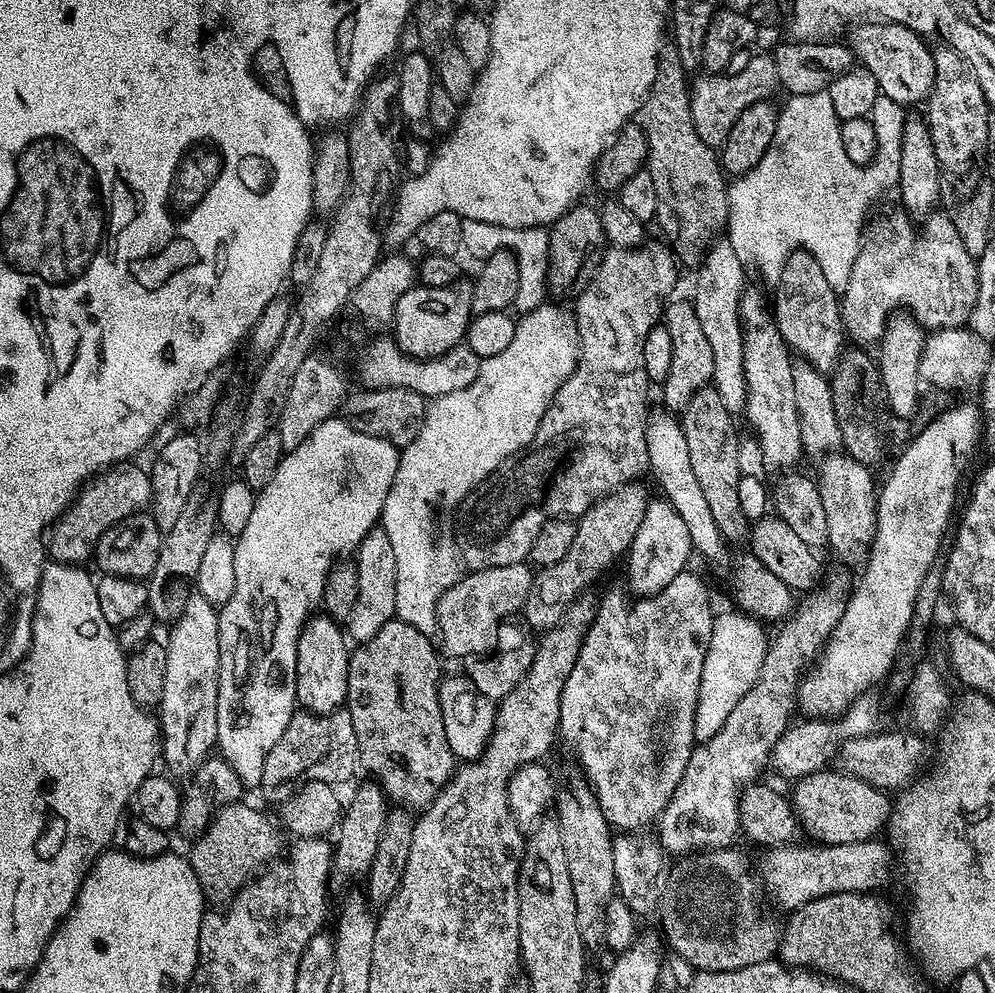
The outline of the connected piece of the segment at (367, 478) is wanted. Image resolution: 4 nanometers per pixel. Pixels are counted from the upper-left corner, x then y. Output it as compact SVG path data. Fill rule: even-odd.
M333 418L322 422L322 426L315 428L298 447L285 451L281 455L280 465L272 469L272 474L267 477L264 487L259 489L254 502L254 511L250 514L250 522L247 523L246 530L242 530L242 534L235 537L234 594L230 594L230 602L223 604L218 612L220 618L218 622L220 673L218 674L216 748L219 755L233 768L244 786L260 784L262 770L266 766L266 754L270 754L270 750L274 750L274 742L278 742L278 738L282 738L282 734L286 734L286 726L290 726L292 713L298 708L296 703L296 663L298 662L298 640L304 629L304 623L321 607L326 578L334 561L345 554L355 553L360 543L370 534L370 530L380 524L380 515L384 509L386 494L390 494L390 486L394 482L394 474L398 470L400 454L401 449L382 438L370 438L370 434L358 434L358 430L354 430L343 418Z

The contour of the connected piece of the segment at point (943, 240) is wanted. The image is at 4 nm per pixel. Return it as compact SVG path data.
M903 210L867 225L840 300L849 341L869 346L883 340L888 318L897 310L907 310L925 330L967 325L978 298L978 262L967 253L955 219L940 215L927 217L920 232Z

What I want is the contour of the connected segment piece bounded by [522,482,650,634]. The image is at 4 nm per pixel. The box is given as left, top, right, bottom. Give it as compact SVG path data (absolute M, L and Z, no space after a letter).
M636 482L608 493L579 517L574 546L570 546L566 558L552 568L539 569L532 577L530 594L522 609L523 619L529 629L543 634L553 628L568 612L568 607L609 568L612 560L619 556L621 559L627 553L645 517L649 499L650 494L647 494L641 483Z

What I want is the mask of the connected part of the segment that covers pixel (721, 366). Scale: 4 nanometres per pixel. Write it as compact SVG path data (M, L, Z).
M727 238L717 239L695 273L696 293L690 296L698 322L702 322L702 334L706 334L710 350L714 350L712 384L726 410L734 414L743 413L748 402L744 373L744 325L740 323L740 299L746 287L744 272L746 265L740 261L738 254L734 254L734 246L730 246Z

